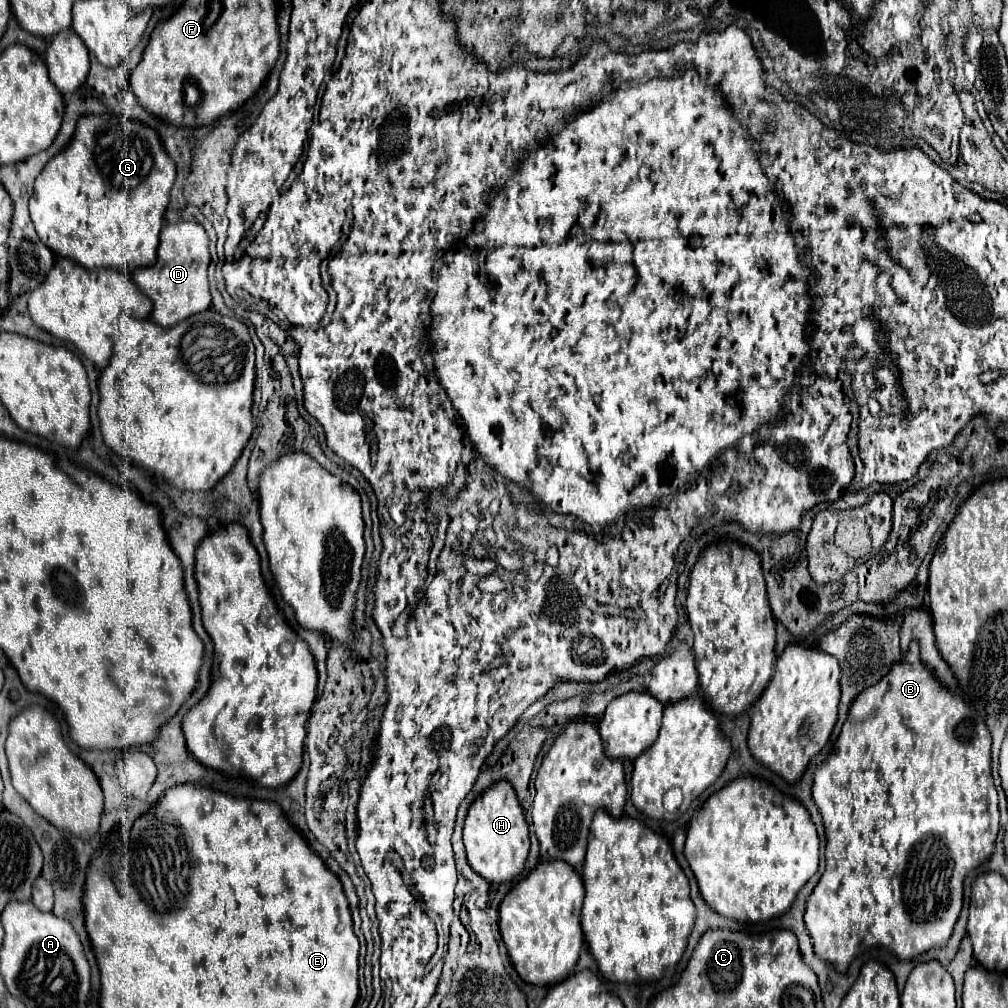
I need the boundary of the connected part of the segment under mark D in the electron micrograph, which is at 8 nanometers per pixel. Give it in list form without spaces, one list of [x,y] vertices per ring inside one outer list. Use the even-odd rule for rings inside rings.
[[[178,221],[166,223],[160,231],[158,245],[158,261],[152,267],[140,267],[132,273],[134,283],[146,293],[152,303],[152,319],[162,327],[174,327],[182,319],[196,315],[210,307],[210,291],[208,291],[208,235],[200,223],[194,221]]]

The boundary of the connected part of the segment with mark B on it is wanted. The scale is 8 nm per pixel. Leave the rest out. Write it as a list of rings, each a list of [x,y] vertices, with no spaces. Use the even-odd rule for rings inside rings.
[[[912,641],[912,643],[910,643],[910,649],[908,649],[908,653],[902,657],[902,661],[898,661],[898,665],[894,665],[894,669],[890,669],[890,673],[888,673],[886,677],[882,677],[882,681],[878,681],[878,683],[872,685],[870,689],[864,689],[864,691],[858,695],[858,701],[854,701],[854,705],[850,707],[850,717],[848,717],[850,723],[846,723],[846,725],[842,727],[842,733],[840,733],[838,741],[834,743],[832,753],[830,753],[830,755],[824,759],[824,763],[814,771],[812,797],[814,797],[816,805],[818,805],[818,809],[820,809],[820,815],[822,815],[822,821],[824,821],[824,827],[826,827],[828,845],[826,845],[826,871],[824,871],[824,875],[820,877],[818,885],[814,887],[814,893],[808,897],[804,921],[806,921],[806,927],[808,927],[808,931],[810,931],[816,957],[822,959],[822,961],[832,963],[838,971],[844,973],[844,971],[848,969],[850,961],[859,954],[862,950],[861,947],[863,948],[865,945],[881,945],[886,948],[886,943],[888,943],[890,951],[892,951],[898,959],[912,959],[912,957],[916,957],[916,955],[920,955],[920,953],[924,953],[924,951],[930,951],[932,947],[944,947],[946,941],[950,939],[952,929],[954,929],[956,919],[958,919],[960,909],[962,909],[962,897],[964,897],[964,887],[962,887],[962,883],[964,883],[964,877],[966,877],[974,867],[978,867],[980,863],[984,863],[984,861],[992,855],[992,851],[994,851],[994,841],[996,841],[996,835],[998,835],[998,829],[1000,829],[998,793],[996,793],[996,789],[994,789],[994,785],[992,785],[992,777],[990,777],[990,745],[992,745],[992,739],[990,739],[990,731],[986,729],[984,721],[972,721],[973,717],[974,712],[972,712],[970,706],[965,701],[962,701],[962,699],[958,699],[948,688],[940,685],[940,683],[936,681],[936,677],[930,673],[930,669],[926,669],[926,667],[922,665],[922,661],[920,661],[920,657],[918,657],[918,641]]]

